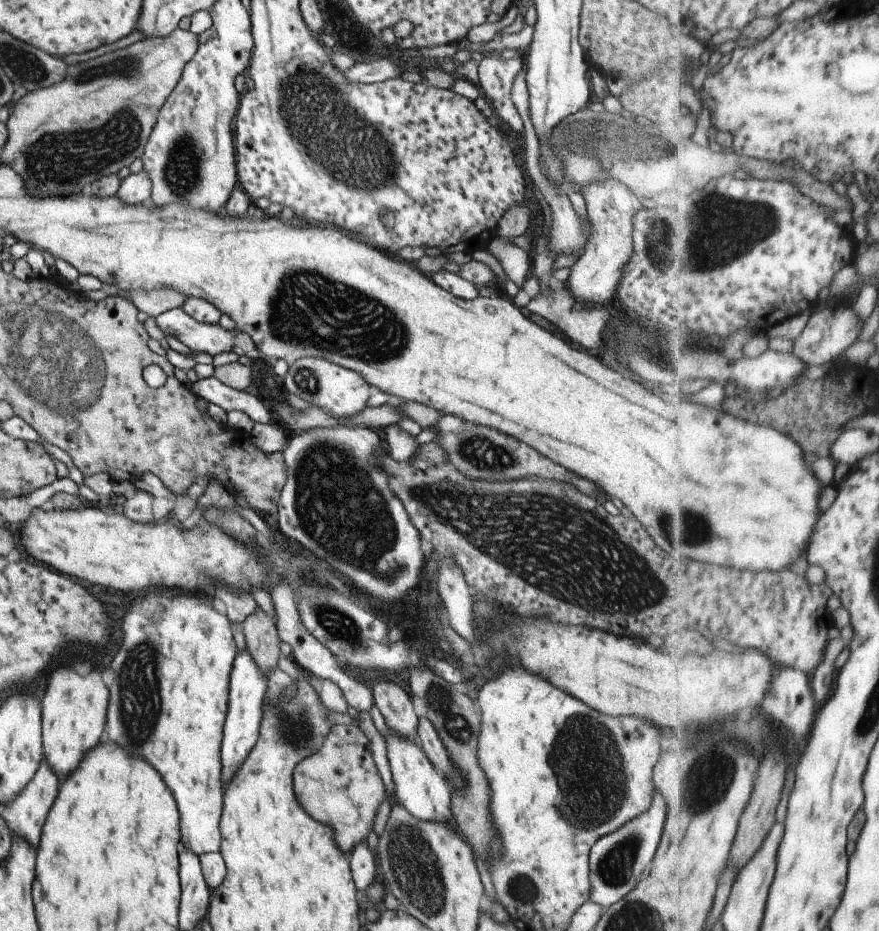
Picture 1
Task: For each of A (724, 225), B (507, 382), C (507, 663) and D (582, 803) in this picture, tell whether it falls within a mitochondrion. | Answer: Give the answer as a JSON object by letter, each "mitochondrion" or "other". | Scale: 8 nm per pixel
{"A":"mitochondrion","B":"other","C":"other","D":"mitochondrion"}

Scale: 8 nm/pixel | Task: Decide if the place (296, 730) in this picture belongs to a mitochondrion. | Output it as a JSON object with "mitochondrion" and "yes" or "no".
{"mitochondrion":"yes"}

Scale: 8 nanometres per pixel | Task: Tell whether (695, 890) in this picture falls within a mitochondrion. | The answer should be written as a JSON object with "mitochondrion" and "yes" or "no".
{"mitochondrion":"no"}

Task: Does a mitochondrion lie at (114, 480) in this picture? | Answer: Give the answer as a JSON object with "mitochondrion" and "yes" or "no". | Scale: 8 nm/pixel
{"mitochondrion":"no"}

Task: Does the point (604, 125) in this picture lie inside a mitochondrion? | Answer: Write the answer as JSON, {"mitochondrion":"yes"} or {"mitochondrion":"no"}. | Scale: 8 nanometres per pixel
{"mitochondrion":"yes"}

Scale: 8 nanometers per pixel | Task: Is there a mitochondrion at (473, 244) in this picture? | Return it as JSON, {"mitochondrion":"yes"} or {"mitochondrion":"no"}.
{"mitochondrion":"no"}

